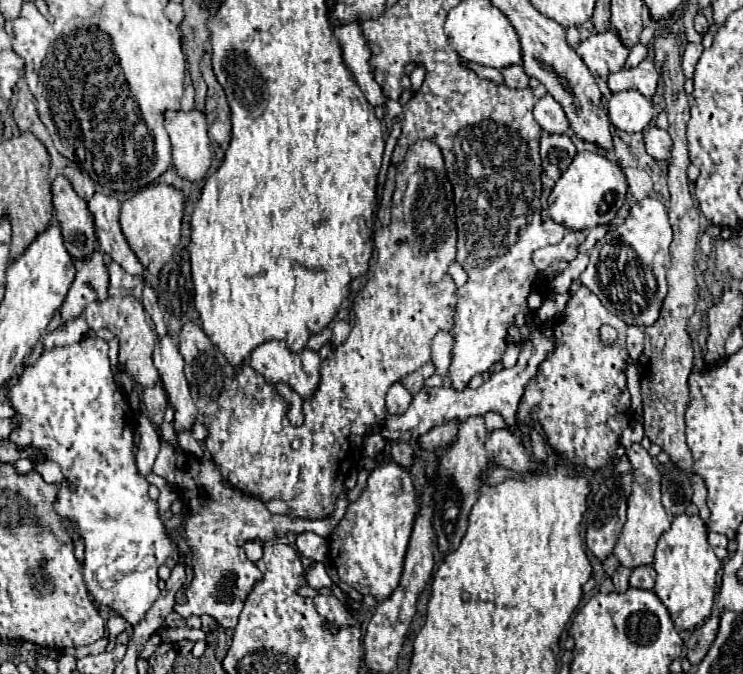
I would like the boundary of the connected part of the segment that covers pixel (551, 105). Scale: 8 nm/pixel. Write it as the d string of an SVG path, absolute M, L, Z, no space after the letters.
M544 95L542 99L538 99L538 103L534 105L534 119L548 133L566 133L570 127L562 107L554 101L552 95Z

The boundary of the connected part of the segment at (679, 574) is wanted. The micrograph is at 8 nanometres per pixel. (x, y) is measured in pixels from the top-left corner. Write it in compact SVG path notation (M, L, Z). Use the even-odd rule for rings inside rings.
M698 515L674 517L670 531L666 531L658 541L652 567L658 573L654 593L666 605L676 629L680 631L694 629L698 623L710 617L714 605L716 577L722 563L716 559L714 549L708 545L706 527Z

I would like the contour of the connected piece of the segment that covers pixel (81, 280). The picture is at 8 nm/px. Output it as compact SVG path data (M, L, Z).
M98 249L86 259L76 259L76 277L68 289L68 295L60 307L62 321L72 321L80 317L88 303L104 301L108 297L108 267Z

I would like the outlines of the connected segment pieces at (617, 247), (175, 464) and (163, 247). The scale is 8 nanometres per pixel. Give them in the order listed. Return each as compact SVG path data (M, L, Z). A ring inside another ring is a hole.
M646 197L630 209L630 215L622 225L610 229L604 239L594 245L590 263L580 275L580 281L602 301L610 313L620 317L626 325L652 327L660 317L662 301L666 297L670 243L672 227L662 201Z
M162 441L162 449L158 453L152 469L156 475L164 477L168 483L176 485L182 493L182 499L188 507L186 513L186 537L190 547L190 563L194 569L192 585L186 593L186 603L176 605L176 613L182 617L188 615L212 615L224 629L234 629L238 625L240 611L244 607L244 601L248 593L252 591L252 585L260 581L260 571L256 565L246 557L242 545L246 541L268 541L274 537L280 537L288 531L314 531L322 537L328 537L332 529L336 527L336 521L344 517L344 511L348 507L348 497L342 493L336 501L336 509L332 517L328 519L292 519L288 515L274 515L266 509L266 505L246 495L238 489L230 489L224 485L224 477L220 475L218 467L212 461L202 461L194 457L186 457L184 453L178 453L172 445Z
M152 183L144 189L140 189L132 199L122 203L120 213L120 227L122 233L142 263L142 267L158 275L160 269L172 259L174 247L180 241L180 225L182 225L182 213L184 213L184 195L180 189L174 189L164 183Z

